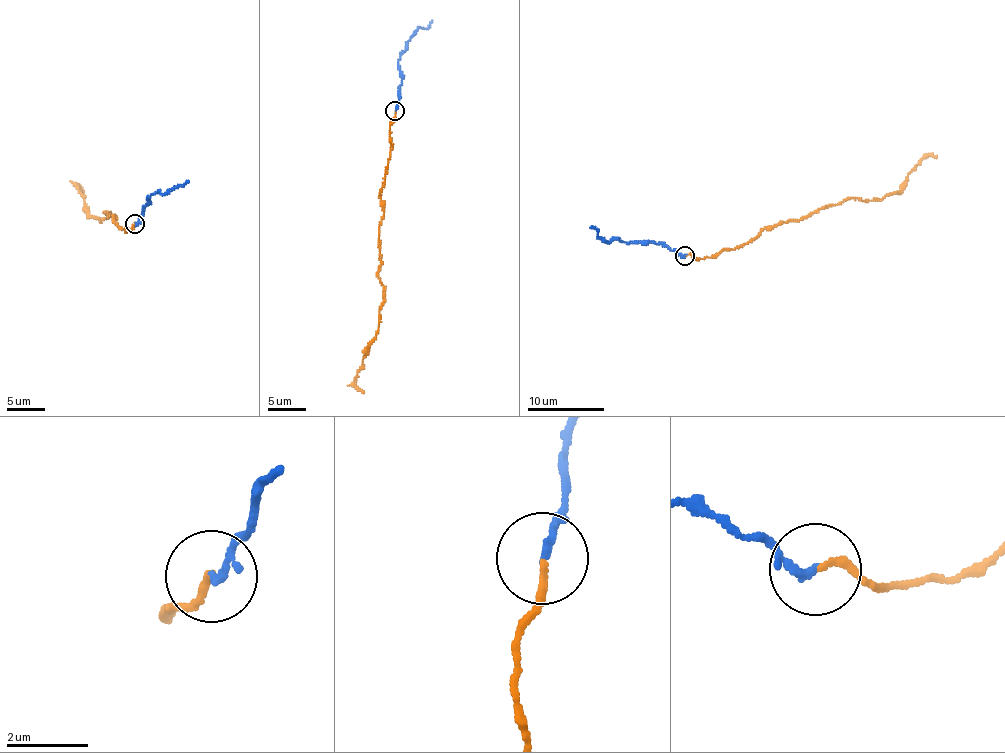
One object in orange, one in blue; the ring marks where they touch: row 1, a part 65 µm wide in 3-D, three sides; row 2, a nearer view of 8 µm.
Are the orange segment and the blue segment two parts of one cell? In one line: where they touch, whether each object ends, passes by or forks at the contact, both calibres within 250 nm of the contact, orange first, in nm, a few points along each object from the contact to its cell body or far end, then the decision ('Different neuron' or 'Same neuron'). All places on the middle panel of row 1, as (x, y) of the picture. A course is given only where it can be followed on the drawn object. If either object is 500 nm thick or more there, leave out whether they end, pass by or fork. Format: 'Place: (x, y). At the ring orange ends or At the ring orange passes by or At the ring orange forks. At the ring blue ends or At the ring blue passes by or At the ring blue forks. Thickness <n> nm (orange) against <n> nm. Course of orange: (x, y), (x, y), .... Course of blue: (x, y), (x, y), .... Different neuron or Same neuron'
Place: (395, 111). At the ring orange ends. At the ring blue passes by. Thickness 170 nm (orange) against 120 nm. Course of orange: (395, 110), (380, 200), (383, 218), (378, 278), (383, 291), (379, 321), (356, 384), (364, 393). Course of blue: (395, 110), (400, 90), (400, 54), (414, 32), (428, 27), (432, 20). Same neuron

